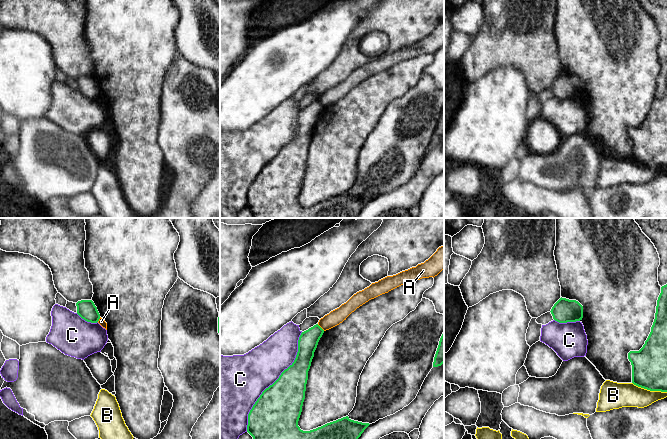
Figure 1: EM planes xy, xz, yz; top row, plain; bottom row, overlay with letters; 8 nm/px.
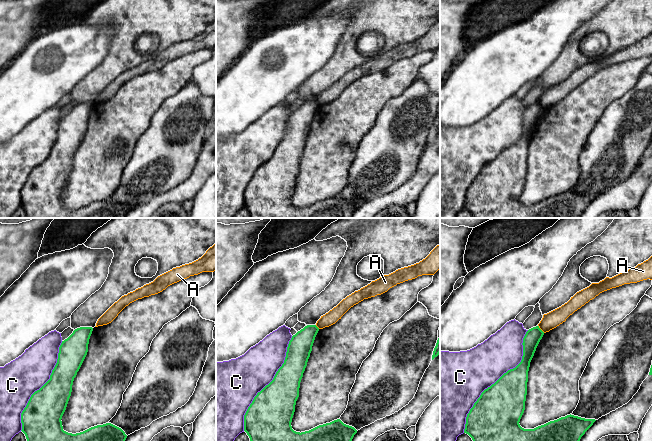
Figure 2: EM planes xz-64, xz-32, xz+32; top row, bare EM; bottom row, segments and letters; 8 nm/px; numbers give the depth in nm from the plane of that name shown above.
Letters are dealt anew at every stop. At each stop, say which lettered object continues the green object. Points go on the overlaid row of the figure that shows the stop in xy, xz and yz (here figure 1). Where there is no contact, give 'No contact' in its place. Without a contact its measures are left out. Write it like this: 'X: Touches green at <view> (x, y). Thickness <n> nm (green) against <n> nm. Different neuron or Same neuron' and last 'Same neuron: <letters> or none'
A: Touches green at xz (320, 327). Thickness 160 nm (green) against 120 nm. Different neuron
B: Touches green at yz (649, 389). Thickness 280 nm (green) against 200 nm. Different neuron
C: Touches green at xz (274, 382). Thickness 380 nm (green) against 360 nm. Different neuron
Same neuron: none

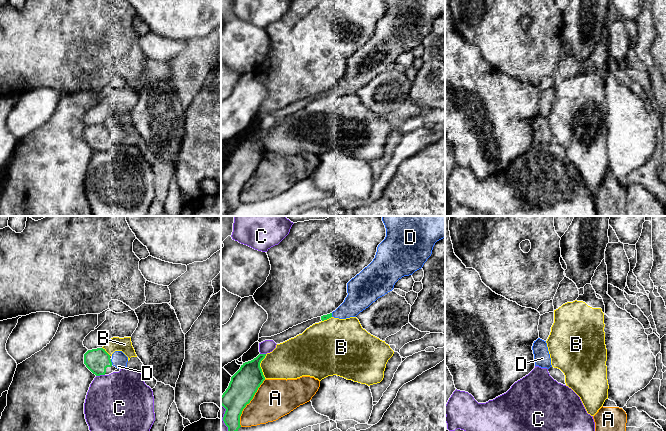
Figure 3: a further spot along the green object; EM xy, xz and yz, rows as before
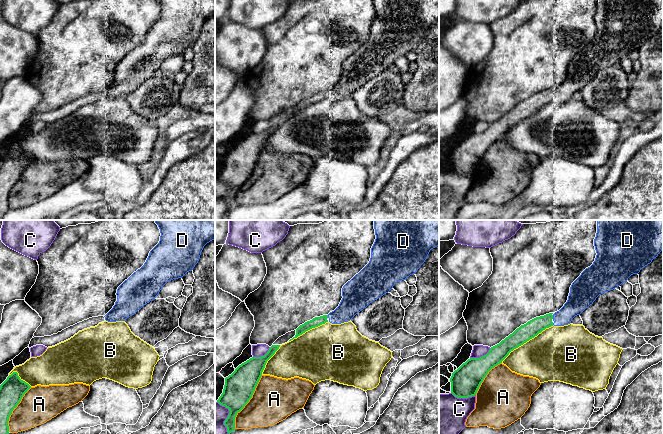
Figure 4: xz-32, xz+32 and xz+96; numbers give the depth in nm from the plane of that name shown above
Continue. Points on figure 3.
A: Touches green at xz (248, 403). Thickness 220 nm (green) against 320 nm. Different neuron
B: Touches green at xz (259, 366). Thickness 220 nm (green) against 300 nm. Different neuron
C: Touches green at xy (100, 374). Thickness 190 nm (green) against 460 nm. Different neuron
D: Touches green at xy (111, 362). Thickness 190 nm (green) against 120 nm. Same neuron
Same neuron: D

